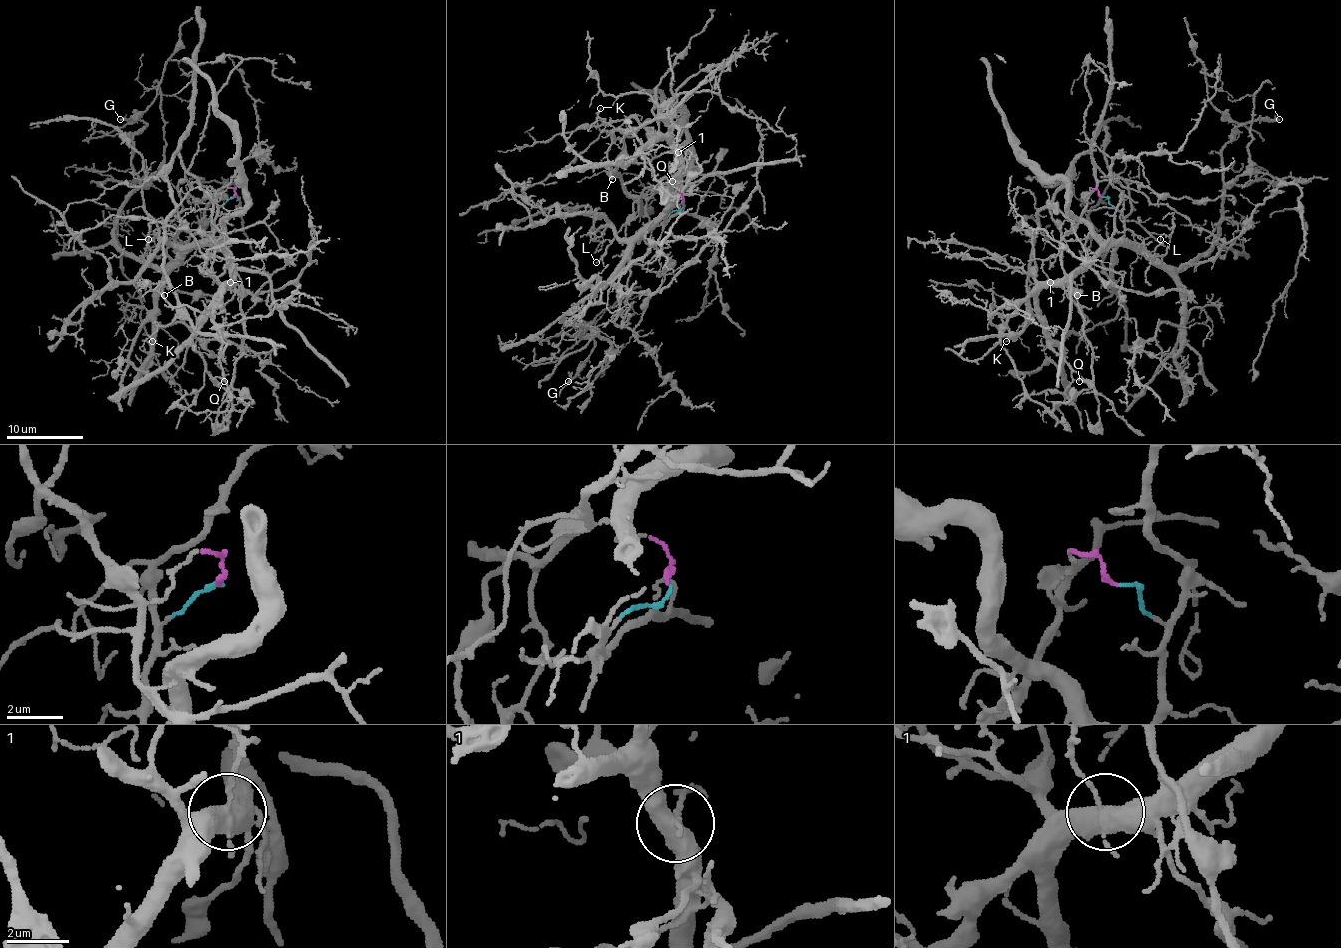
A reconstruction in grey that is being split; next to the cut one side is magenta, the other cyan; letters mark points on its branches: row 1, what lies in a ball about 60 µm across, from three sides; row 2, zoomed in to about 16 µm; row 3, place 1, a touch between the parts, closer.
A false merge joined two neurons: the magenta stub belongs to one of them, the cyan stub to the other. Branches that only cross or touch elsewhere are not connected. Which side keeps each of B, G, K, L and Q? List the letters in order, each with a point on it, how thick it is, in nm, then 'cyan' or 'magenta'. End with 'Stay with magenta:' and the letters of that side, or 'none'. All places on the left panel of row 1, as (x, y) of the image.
B: at (164, 295); 170 nm thick; magenta
G: at (120, 119); 240 nm thick; cyan
K: at (152, 341); 120 nm thick; magenta
L: at (148, 239); 100 nm thick; magenta
Q: at (224, 381); 140 nm thick; cyan
Stay with magenta: B, K, L

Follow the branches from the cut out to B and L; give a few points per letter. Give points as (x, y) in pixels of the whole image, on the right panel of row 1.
B: (1103, 197), (1090, 188), (1084, 199), (1095, 188), (1093, 159), (1084, 153), (1038, 213), (1028, 278), (1076, 295)
L: (1103, 197), (1090, 188), (1084, 209), (1113, 207), (1126, 220), (1134, 220), (1145, 230), (1159, 234), (1161, 239)

